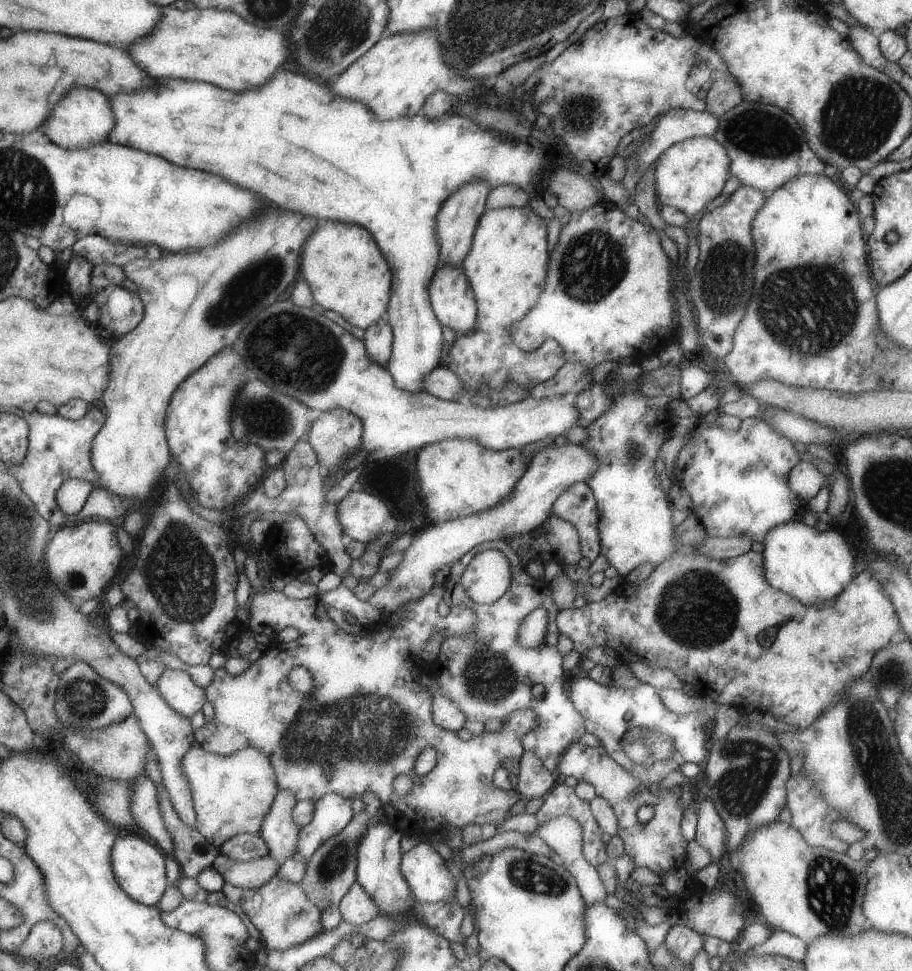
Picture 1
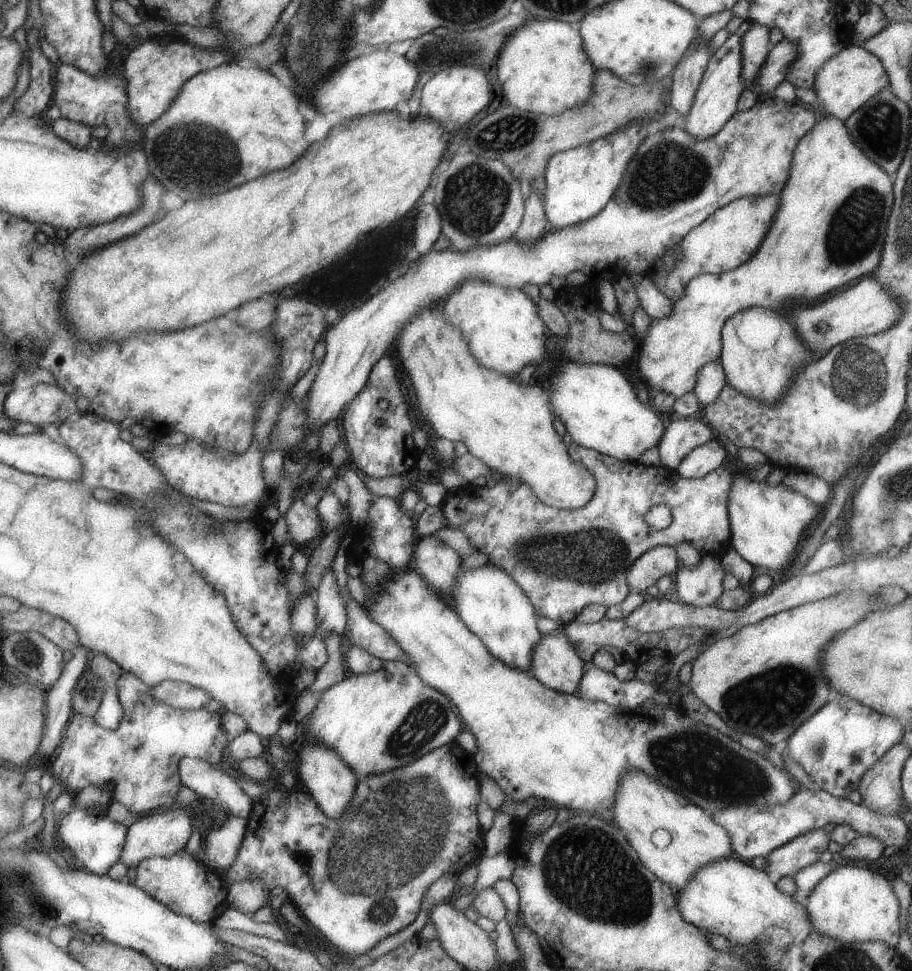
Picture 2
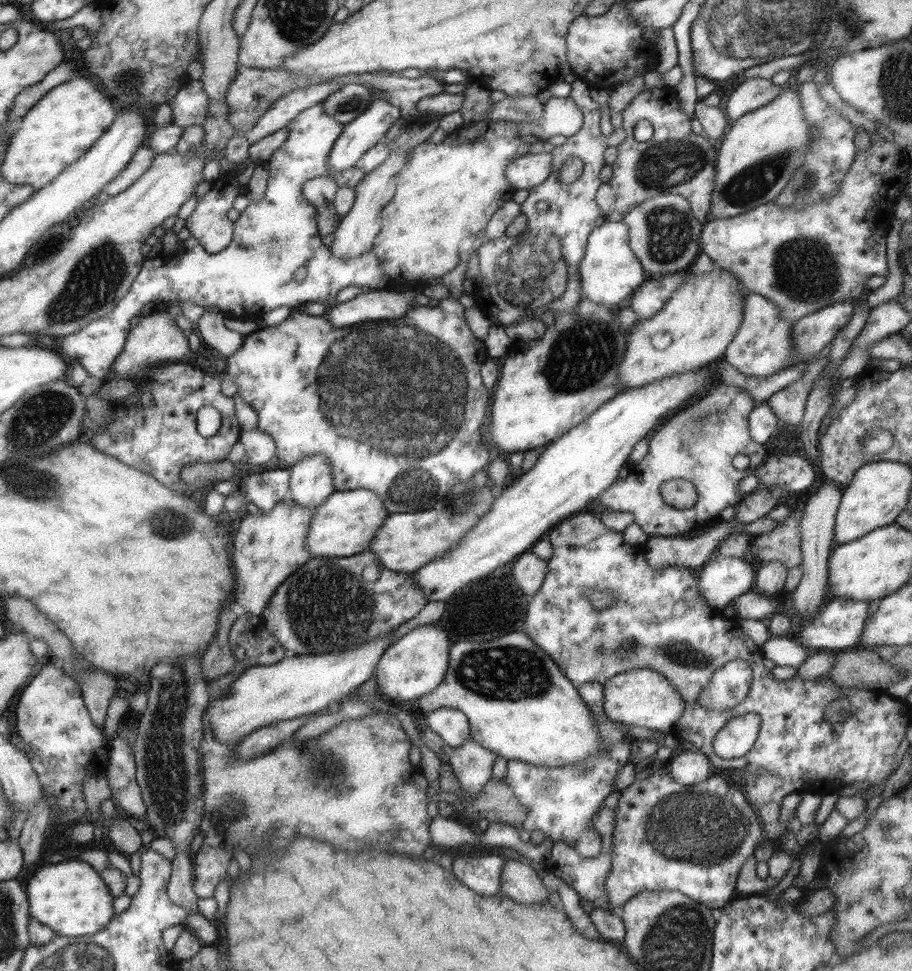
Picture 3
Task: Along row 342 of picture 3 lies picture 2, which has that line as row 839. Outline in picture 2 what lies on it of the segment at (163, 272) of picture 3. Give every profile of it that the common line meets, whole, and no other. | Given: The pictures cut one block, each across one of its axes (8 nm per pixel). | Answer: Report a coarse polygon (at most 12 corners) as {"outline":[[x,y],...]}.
{"outline":[[73,806],[56,840],[98,875],[118,862],[126,835],[99,808]]}

